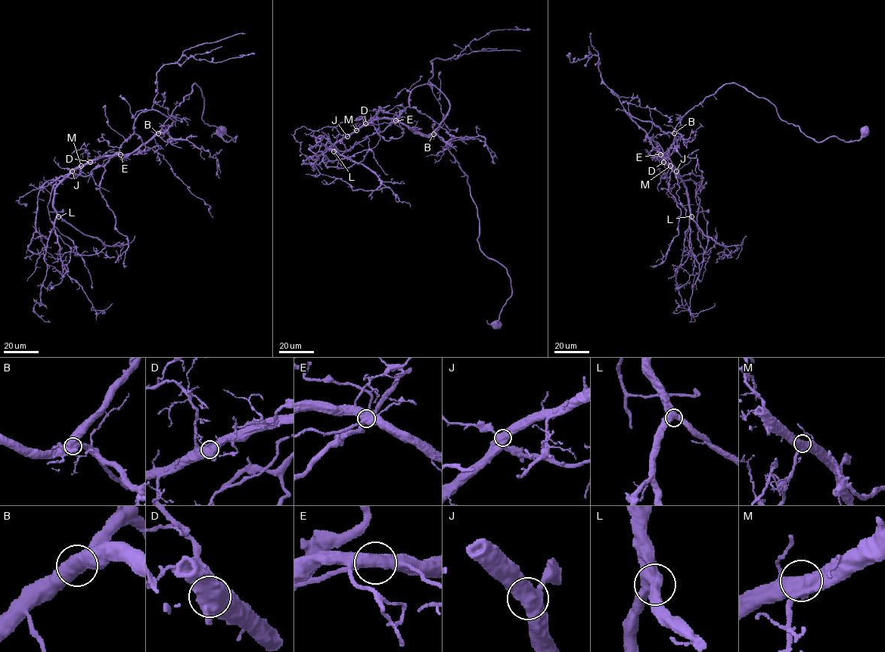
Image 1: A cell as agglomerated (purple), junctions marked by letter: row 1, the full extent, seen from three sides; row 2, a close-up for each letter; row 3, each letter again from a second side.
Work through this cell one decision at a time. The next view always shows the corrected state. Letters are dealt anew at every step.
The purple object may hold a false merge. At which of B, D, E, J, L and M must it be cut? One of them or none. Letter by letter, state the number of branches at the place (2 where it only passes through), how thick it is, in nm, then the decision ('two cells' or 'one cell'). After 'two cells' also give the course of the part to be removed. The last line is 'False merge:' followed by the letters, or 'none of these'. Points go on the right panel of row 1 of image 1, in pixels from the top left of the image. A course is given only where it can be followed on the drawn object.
B: branches 3; calibre 600 nm; one cell
D: branches 3; calibre 600 nm; one cell
E: branches 3; calibre 550 nm; one cell
J: branches 3; calibre 550 nm; one cell
L: branches 3; calibre 480 nm; one cell
M: branches 3; calibre 550 nm; one cell
False merge: none of these

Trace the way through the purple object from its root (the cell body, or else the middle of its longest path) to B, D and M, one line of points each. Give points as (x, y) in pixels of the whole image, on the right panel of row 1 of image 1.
B: (864, 131), (859, 139), (833, 136), (817, 141), (783, 121), (768, 100), (729, 83), (691, 109), (674, 133)
D: (864, 131), (859, 139), (817, 141), (765, 98), (726, 83), (680, 120), (659, 155), (663, 162)
M: (864, 131), (859, 139), (817, 141), (765, 98), (726, 83), (678, 123), (659, 155), (670, 166)

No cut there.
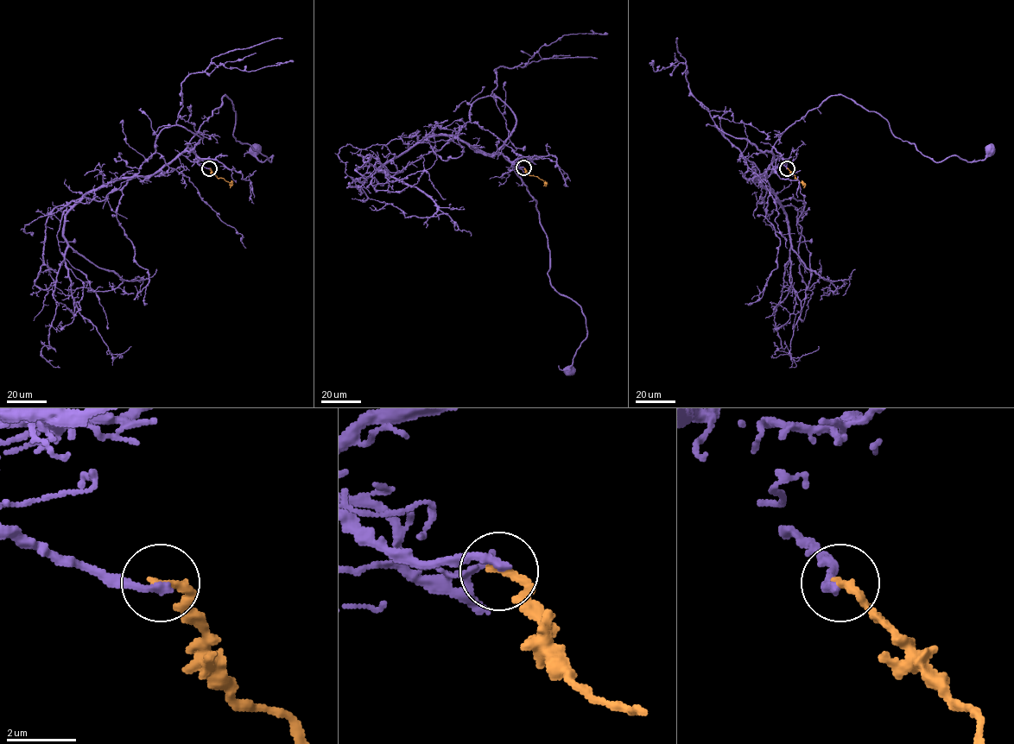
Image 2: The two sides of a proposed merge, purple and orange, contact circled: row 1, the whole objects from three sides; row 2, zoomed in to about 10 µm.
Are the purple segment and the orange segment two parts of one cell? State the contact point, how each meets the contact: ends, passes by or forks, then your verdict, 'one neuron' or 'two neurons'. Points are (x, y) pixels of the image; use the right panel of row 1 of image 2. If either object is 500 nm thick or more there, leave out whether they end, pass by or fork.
(787, 168) | purple ends | orange ends | two neurons

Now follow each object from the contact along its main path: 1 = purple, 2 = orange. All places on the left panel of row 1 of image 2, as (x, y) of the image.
1: (209, 168), (188, 144), (225, 95), (235, 111), (235, 140), (271, 161), (254, 149)
2: (209, 168), (218, 178), (231, 182), (230, 187)

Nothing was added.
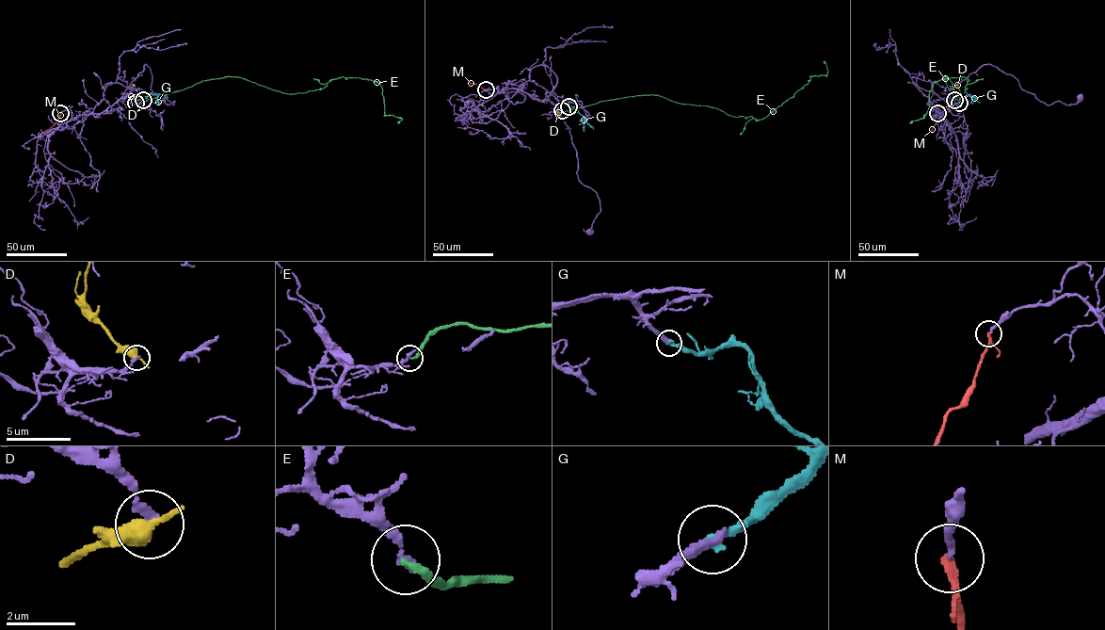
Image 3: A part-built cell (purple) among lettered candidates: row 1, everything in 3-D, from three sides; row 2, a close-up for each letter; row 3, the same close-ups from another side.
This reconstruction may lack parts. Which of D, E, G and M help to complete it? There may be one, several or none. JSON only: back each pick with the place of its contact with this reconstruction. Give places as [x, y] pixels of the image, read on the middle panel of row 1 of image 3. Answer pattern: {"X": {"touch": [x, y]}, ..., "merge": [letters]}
{"G": {"touch": [568, 106]}, "M": {"touch": [486, 89]}, "merge": ["G", "M"]}

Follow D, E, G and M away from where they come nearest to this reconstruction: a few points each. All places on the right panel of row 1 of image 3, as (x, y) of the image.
D: (960, 102), (961, 96), (956, 84)
E: (959, 103), (943, 76), (956, 94), (964, 92), (967, 77), (936, 81), (928, 111), (909, 122)
G: (954, 100), (955, 96), (964, 94), (978, 98)
M: (937, 113), (937, 121), (929, 133)

